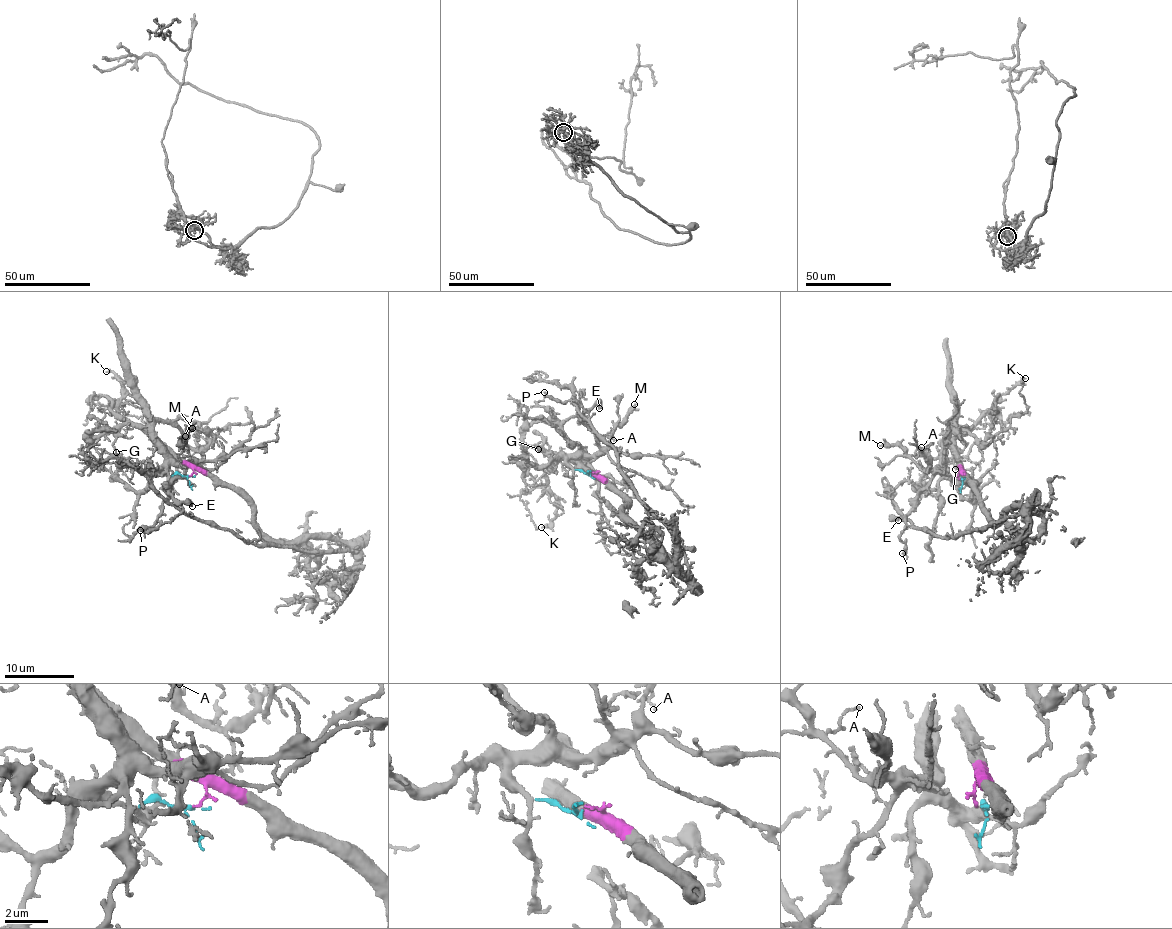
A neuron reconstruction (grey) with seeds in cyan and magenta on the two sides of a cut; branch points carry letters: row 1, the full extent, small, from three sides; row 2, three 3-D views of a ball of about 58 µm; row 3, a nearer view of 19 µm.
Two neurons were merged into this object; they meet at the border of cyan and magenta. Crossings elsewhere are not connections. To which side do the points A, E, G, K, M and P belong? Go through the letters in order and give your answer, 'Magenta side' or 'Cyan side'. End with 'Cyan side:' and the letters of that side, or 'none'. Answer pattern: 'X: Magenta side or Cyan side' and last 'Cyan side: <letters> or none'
A: Cyan side
E: Cyan side
G: Magenta side
K: Magenta side
M: Cyan side
P: Cyan side
Cyan side: A, E, M, P

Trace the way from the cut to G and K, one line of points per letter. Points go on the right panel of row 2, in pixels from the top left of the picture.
G: (959, 479), (962, 464), (954, 441), (956, 470)
K: (959, 479), (962, 464), (953, 445), (984, 411), (991, 411), (1001, 396), (1026, 379)

